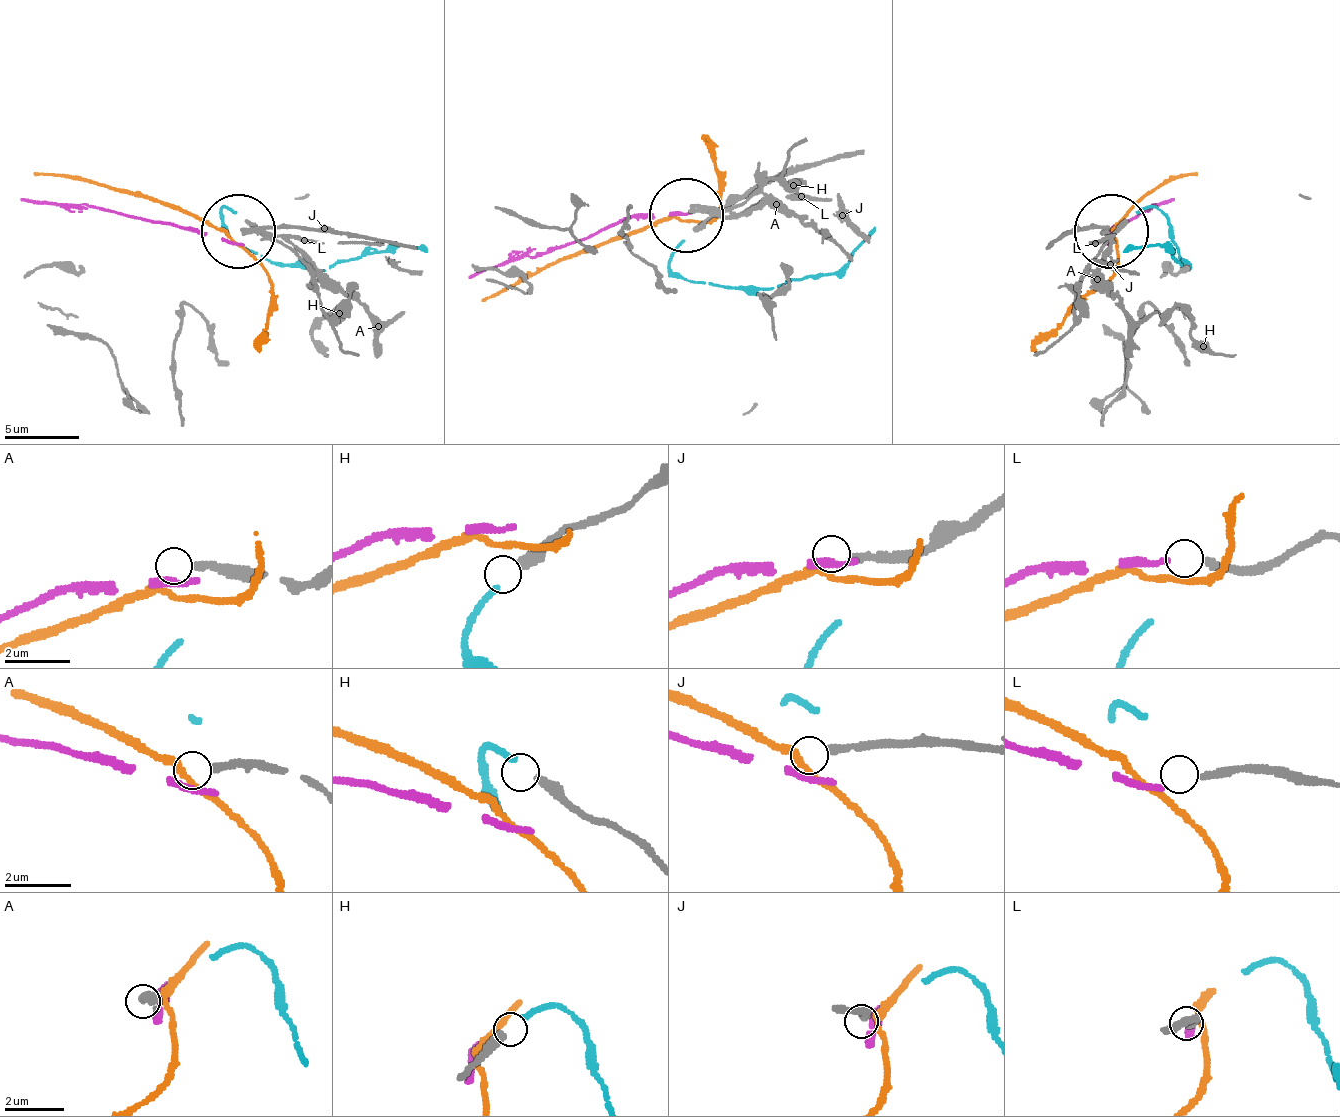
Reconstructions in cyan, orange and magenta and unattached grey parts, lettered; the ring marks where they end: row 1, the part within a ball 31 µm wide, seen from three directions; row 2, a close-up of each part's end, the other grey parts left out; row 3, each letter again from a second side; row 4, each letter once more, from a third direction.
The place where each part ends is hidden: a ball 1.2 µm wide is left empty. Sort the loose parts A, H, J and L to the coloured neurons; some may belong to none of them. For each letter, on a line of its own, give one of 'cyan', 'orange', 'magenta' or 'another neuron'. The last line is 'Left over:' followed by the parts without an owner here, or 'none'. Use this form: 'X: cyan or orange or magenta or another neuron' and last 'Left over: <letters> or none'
A: another neuron
H: cyan
J: orange
L: magenta
Left over: A

